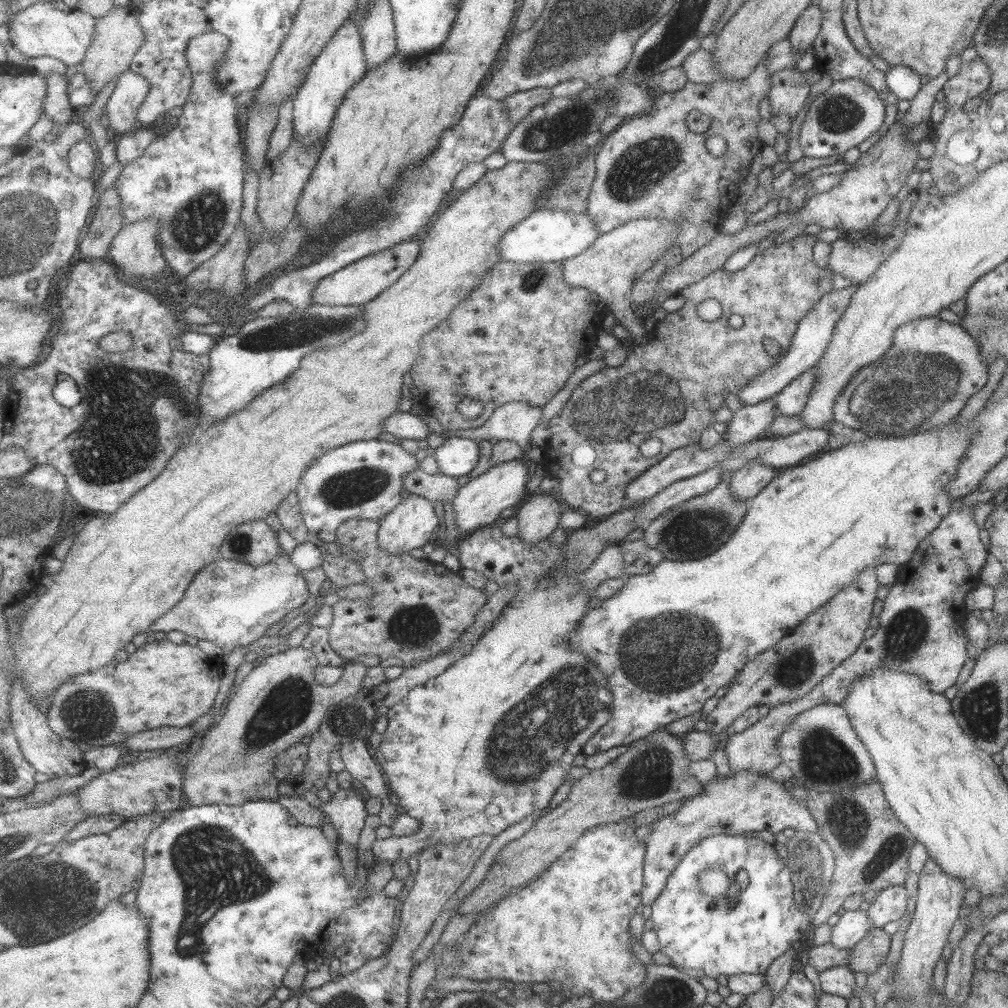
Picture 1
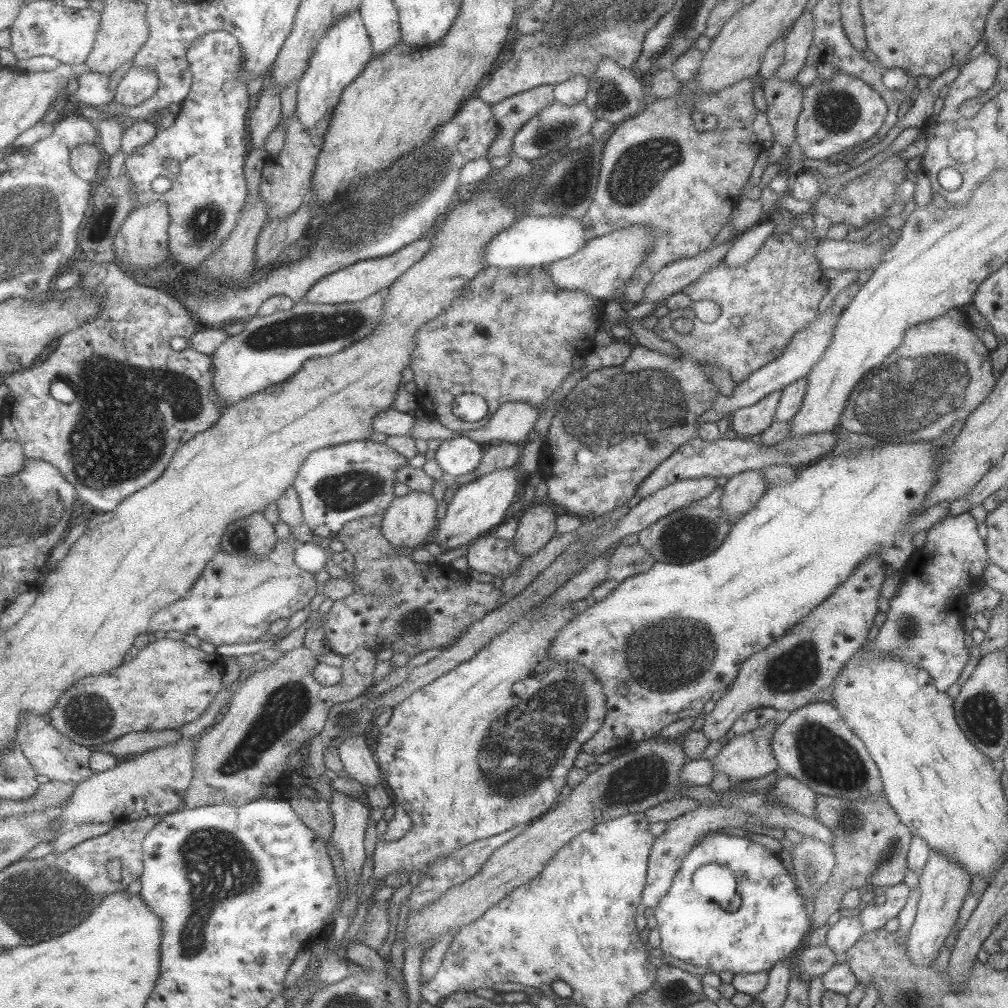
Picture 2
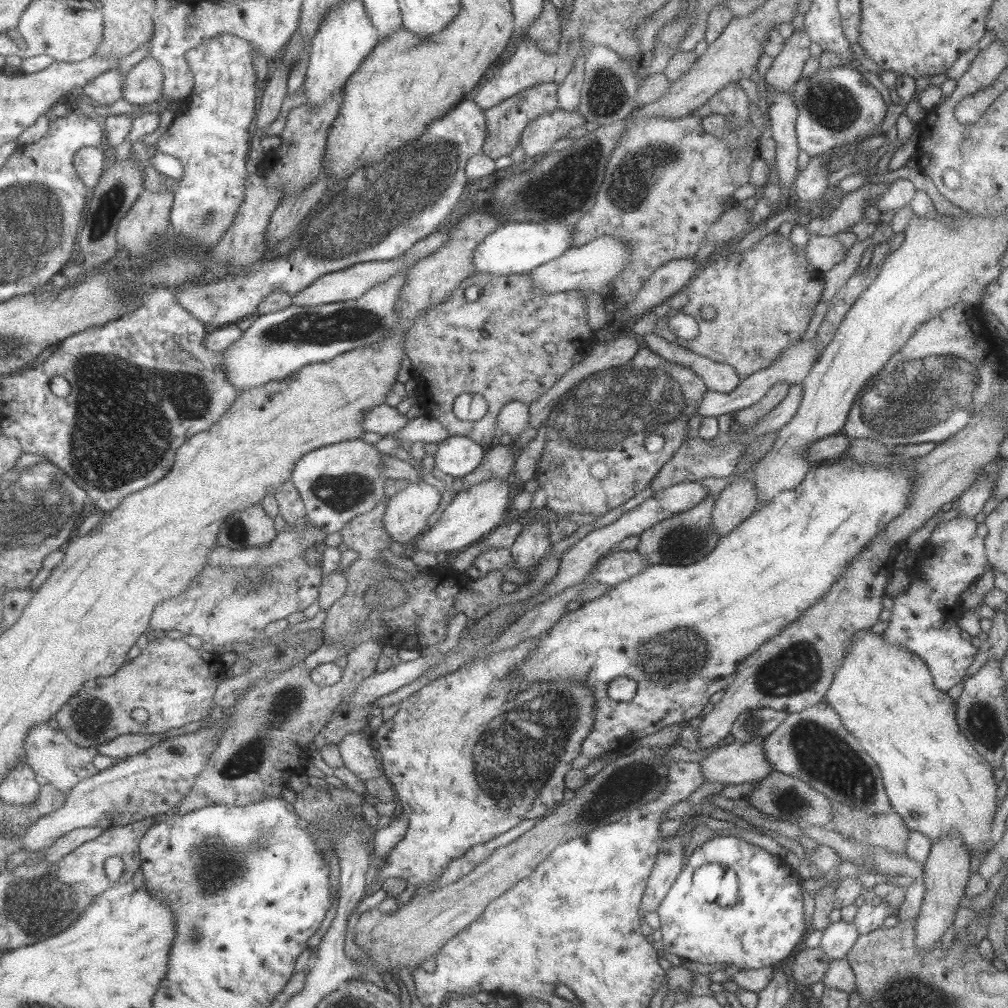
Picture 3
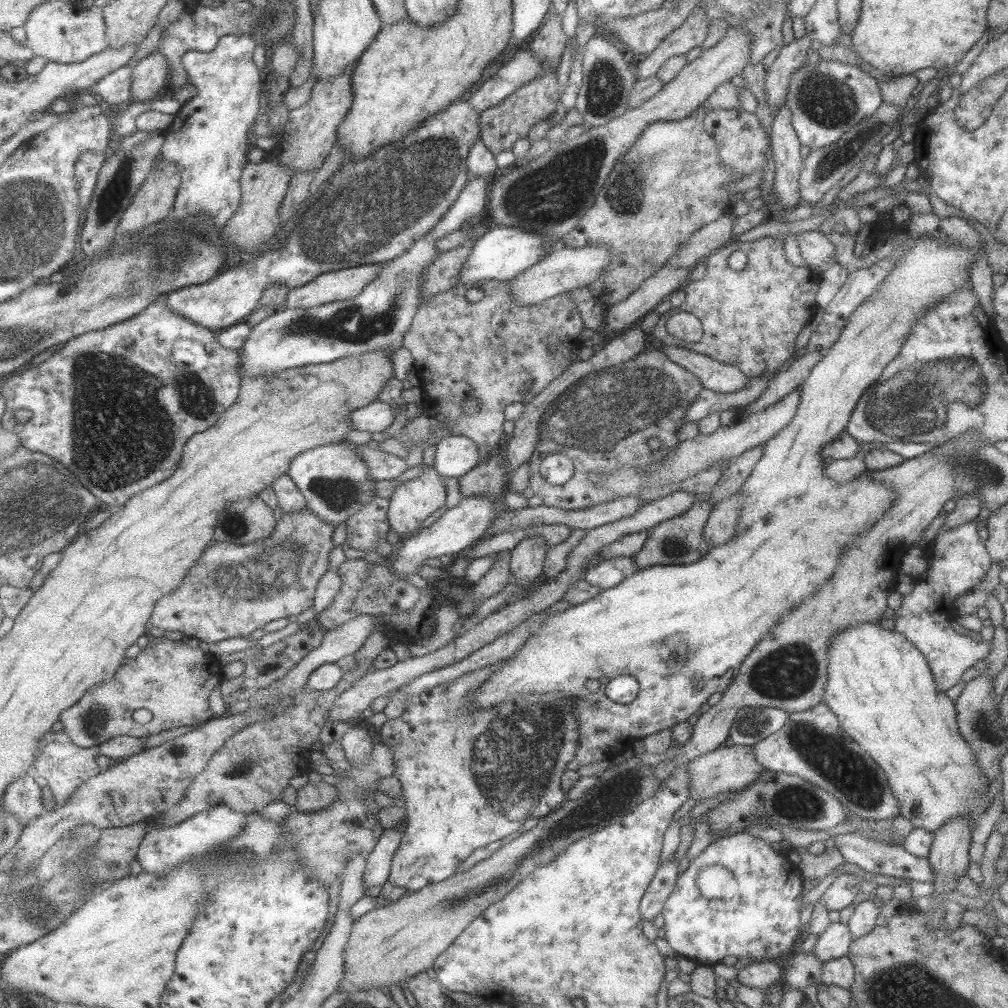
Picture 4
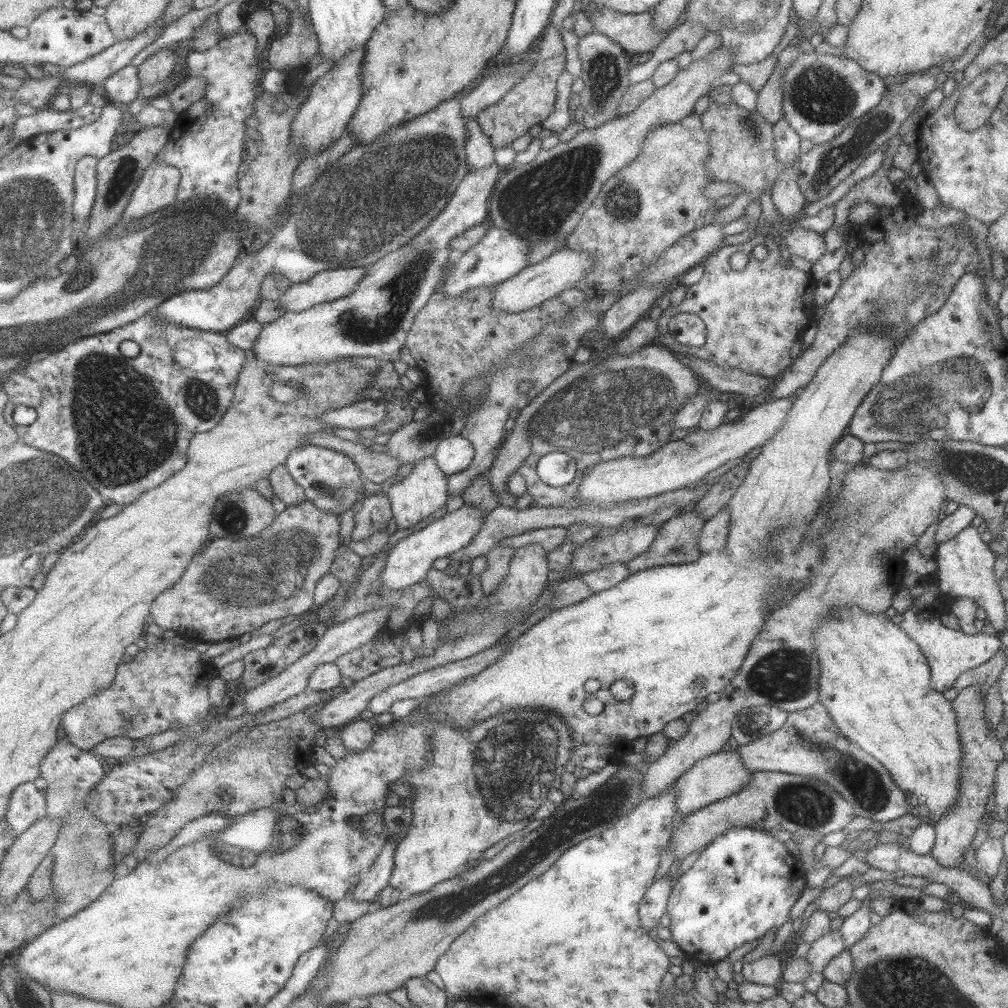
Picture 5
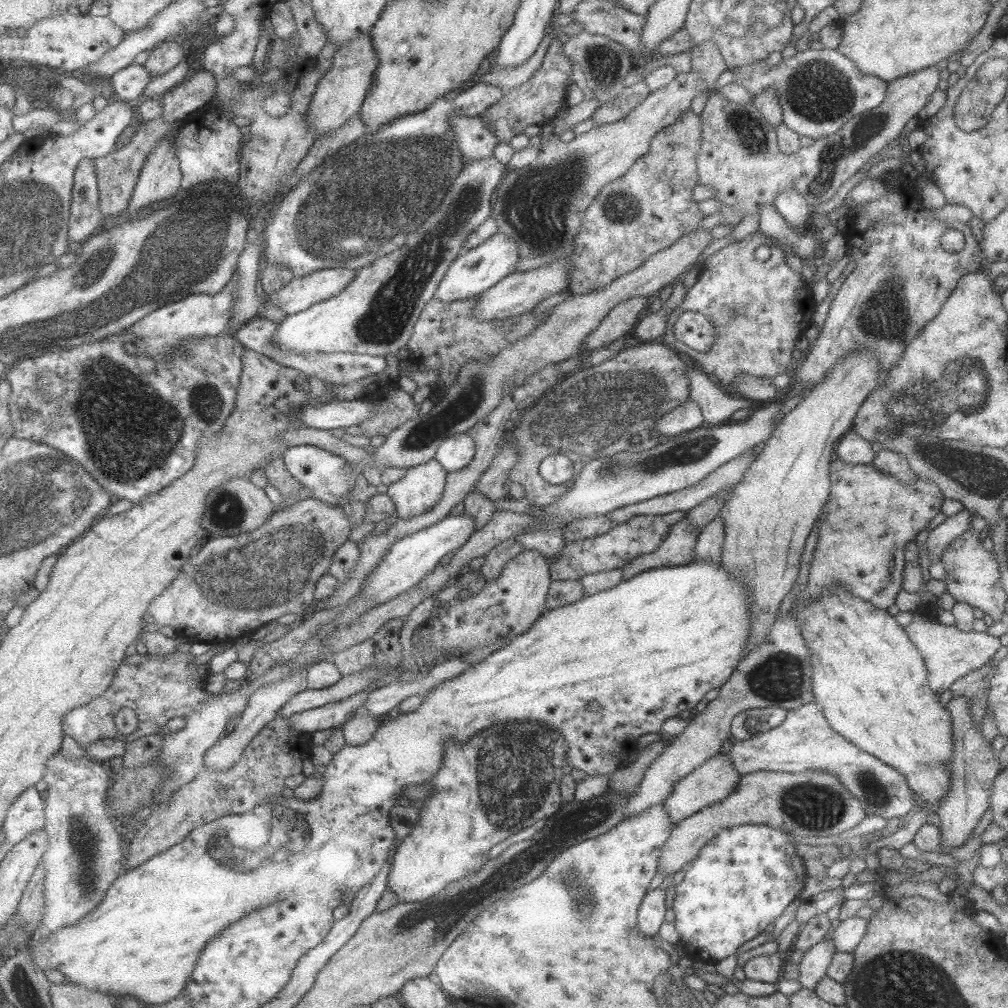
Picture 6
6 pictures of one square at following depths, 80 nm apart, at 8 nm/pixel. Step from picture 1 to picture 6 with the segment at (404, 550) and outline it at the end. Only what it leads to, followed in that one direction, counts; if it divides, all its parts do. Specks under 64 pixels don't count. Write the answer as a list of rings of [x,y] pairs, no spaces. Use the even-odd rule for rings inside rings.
[[[432,459],[423,464],[407,470],[405,476],[391,484],[386,493],[394,500],[397,507],[397,516],[403,520],[409,520],[421,516],[435,508],[446,491],[449,472],[436,460]]]

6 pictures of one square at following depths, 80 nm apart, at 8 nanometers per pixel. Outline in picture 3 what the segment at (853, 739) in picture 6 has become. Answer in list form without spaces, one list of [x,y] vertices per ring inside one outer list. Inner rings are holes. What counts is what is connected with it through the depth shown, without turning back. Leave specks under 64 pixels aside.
[[[870,629],[860,630],[854,634],[852,647],[843,657],[843,660],[835,669],[833,681],[829,685],[823,700],[835,710],[837,716],[841,719],[842,725],[859,741],[863,750],[876,762],[880,770],[885,794],[890,802],[890,808],[893,809],[905,823],[910,831],[920,832],[923,836],[935,842],[937,838],[942,838],[948,832],[956,832],[960,836],[964,847],[969,855],[974,854],[976,850],[982,850],[982,854],[987,854],[992,849],[992,822],[998,809],[995,790],[997,785],[992,775],[990,764],[973,748],[973,745],[963,736],[959,730],[956,716],[954,700],[946,693],[934,687],[934,683],[927,669],[927,665],[920,659],[911,654],[906,648],[898,644],[887,644],[882,639],[881,634],[871,633]]]

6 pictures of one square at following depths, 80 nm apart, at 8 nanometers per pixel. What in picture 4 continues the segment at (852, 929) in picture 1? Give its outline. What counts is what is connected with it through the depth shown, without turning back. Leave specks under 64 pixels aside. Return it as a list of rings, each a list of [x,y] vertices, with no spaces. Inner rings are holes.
[[[841,922],[830,923],[825,931],[819,934],[813,946],[813,956],[822,964],[847,955],[851,945],[851,934],[846,924]]]

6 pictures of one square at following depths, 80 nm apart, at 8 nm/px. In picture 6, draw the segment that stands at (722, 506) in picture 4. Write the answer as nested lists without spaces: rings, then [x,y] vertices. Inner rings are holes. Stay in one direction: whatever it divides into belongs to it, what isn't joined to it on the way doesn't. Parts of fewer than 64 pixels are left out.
[[[719,516],[712,518],[699,532],[694,547],[695,560],[711,561],[719,565],[724,540],[723,521]]]

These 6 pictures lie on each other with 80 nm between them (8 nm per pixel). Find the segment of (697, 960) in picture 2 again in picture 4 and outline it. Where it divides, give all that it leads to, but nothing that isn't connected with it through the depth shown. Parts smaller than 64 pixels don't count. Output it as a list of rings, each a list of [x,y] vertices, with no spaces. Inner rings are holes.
[[[741,830],[710,839],[705,848],[688,863],[689,867],[677,876],[660,914],[665,921],[662,927],[665,931],[665,942],[674,953],[696,964],[712,966],[726,956],[733,956],[737,961],[751,959],[755,963],[773,961],[789,951],[793,939],[800,934],[802,928],[799,912],[804,881],[795,859],[789,853],[773,851],[762,839]],[[713,864],[720,864],[737,882],[736,892],[729,900],[707,900],[699,894],[695,884],[697,874]]]

